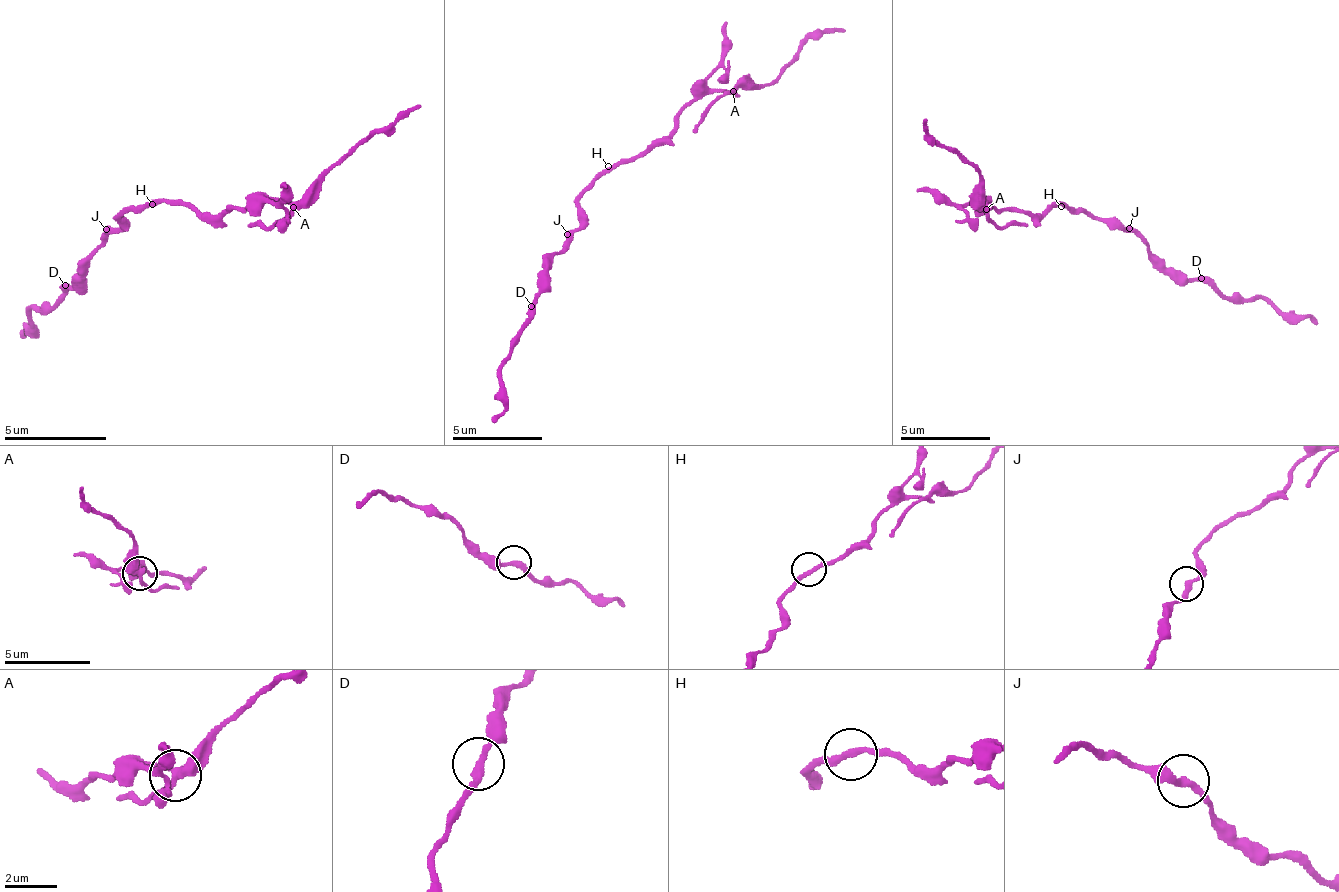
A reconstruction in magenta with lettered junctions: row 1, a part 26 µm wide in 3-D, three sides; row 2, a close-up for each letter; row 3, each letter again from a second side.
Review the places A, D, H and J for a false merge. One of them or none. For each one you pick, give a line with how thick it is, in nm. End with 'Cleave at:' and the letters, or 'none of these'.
A: 280 nm
Cleave at: A

